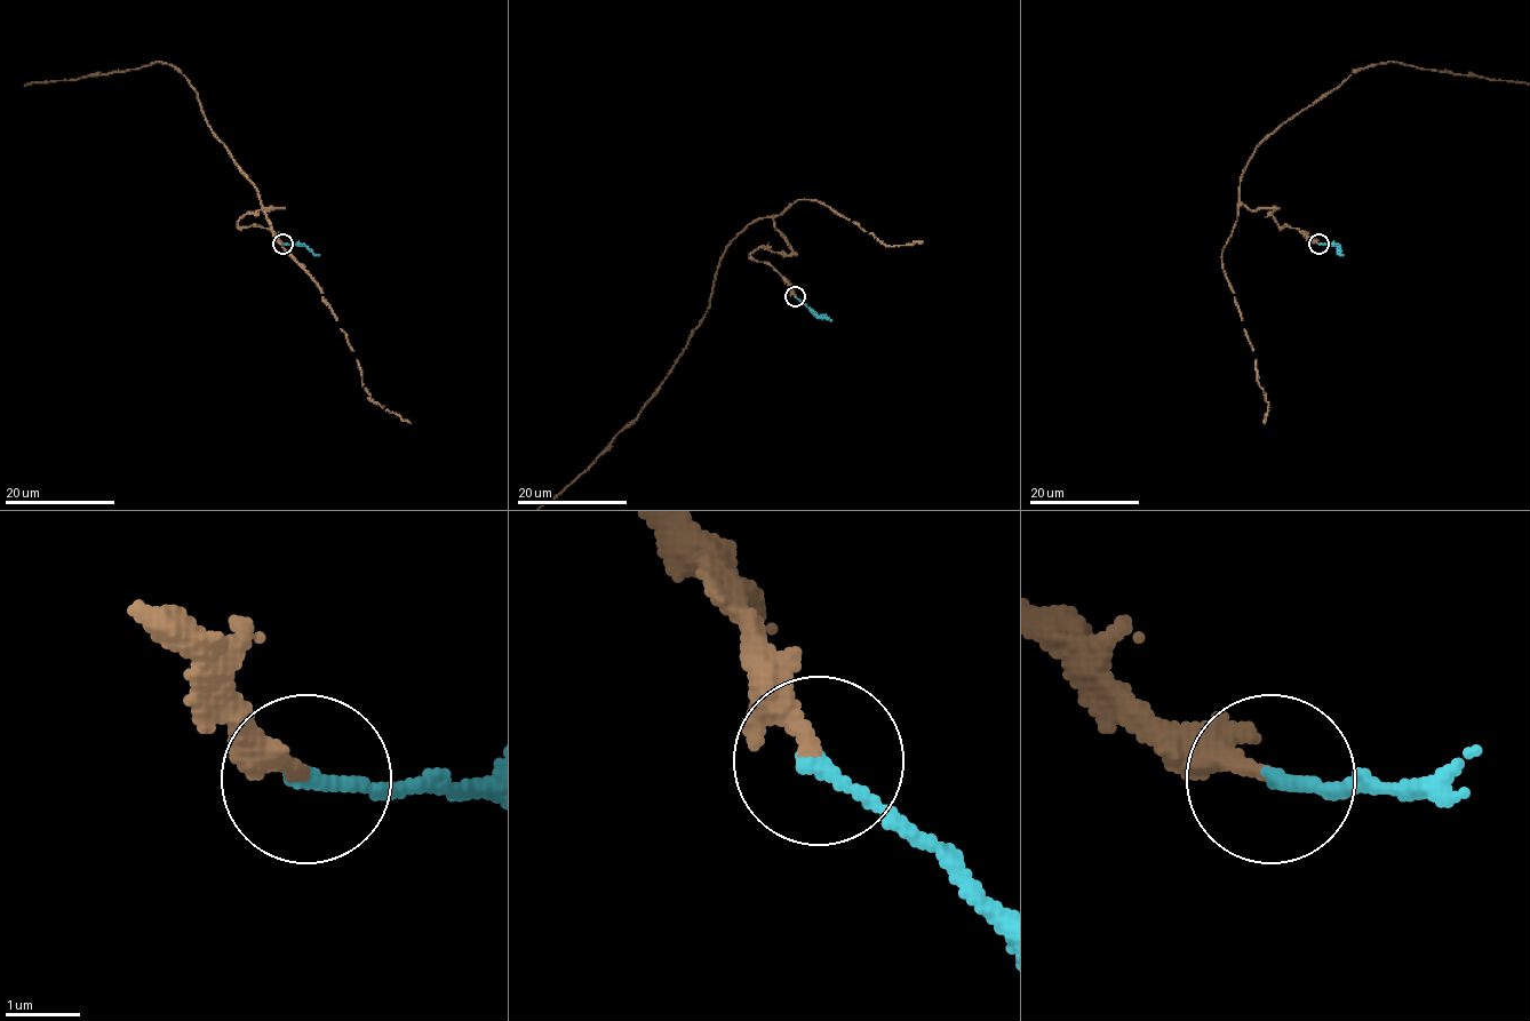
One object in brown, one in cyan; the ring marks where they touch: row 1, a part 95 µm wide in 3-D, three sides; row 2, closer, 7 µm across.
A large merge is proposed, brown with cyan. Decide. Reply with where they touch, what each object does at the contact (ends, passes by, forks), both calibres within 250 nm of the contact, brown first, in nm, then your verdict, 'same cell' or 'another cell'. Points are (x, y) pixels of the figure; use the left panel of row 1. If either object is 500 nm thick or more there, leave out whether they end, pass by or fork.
at (283, 244); brown ends there; cyan ends there; 240 nm thick on the brown side, 190 nm on the other; same cell

